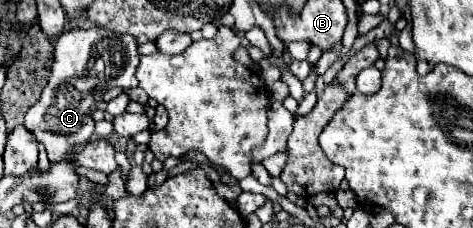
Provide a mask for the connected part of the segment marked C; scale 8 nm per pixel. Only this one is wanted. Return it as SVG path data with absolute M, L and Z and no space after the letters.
M93 26L63 32L55 40L51 78L43 88L41 100L25 114L25 126L39 142L45 144L51 162L61 160L67 148L87 144L93 138L95 122L91 114L103 104L103 90L107 90L107 86L115 86L115 80L131 80L131 88L135 88L137 66L137 42L129 34L115 34Z

